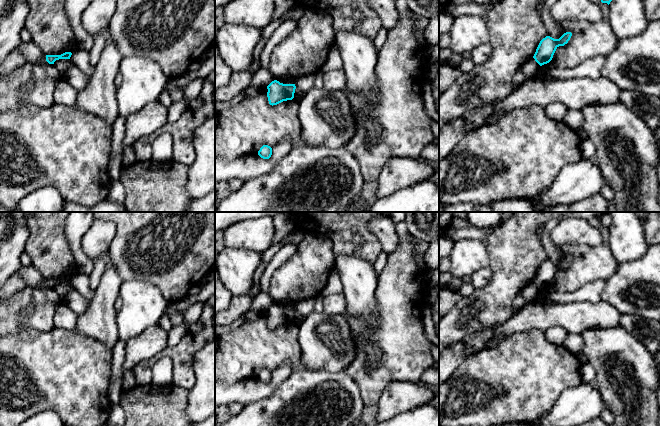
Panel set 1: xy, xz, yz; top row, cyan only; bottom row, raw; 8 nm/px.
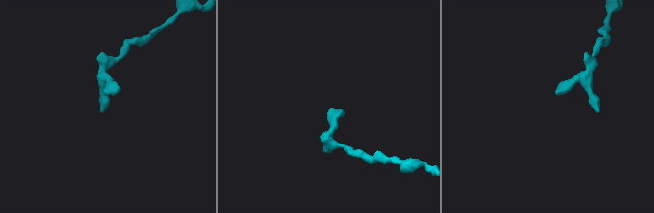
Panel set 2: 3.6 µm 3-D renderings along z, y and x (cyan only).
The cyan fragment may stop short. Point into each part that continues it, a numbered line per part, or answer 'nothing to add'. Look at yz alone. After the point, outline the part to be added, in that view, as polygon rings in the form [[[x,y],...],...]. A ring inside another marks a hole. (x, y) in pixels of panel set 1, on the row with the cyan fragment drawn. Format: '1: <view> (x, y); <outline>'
nothing to add

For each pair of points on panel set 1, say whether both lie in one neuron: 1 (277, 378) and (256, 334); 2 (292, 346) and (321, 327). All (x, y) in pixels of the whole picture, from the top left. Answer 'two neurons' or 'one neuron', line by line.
1: two neurons
2: two neurons

